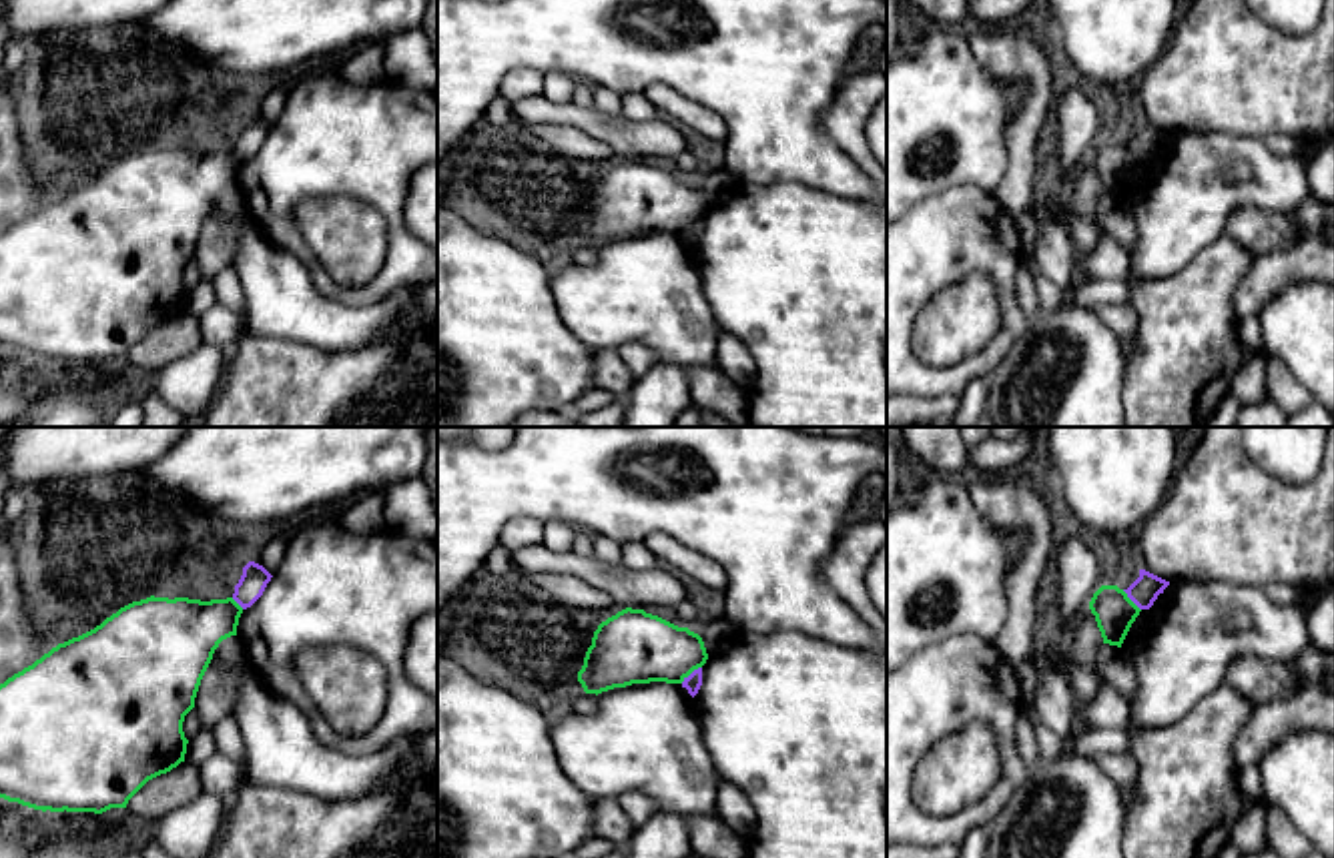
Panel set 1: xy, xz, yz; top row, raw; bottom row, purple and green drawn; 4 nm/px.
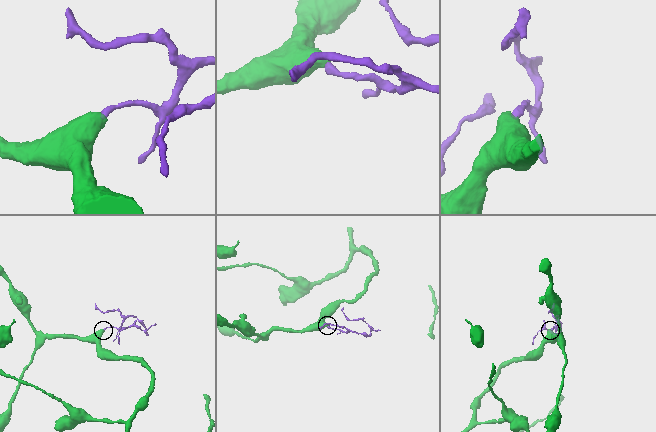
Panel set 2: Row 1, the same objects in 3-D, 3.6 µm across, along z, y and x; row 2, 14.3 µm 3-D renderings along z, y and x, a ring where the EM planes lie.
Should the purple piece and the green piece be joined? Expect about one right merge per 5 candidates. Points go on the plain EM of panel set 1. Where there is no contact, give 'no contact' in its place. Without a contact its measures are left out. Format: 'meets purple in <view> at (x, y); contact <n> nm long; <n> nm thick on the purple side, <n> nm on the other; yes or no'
meets purple in xz at (693, 223); contact 110 nm long; 70 nm thick on the purple side, 280 nm on the other; no

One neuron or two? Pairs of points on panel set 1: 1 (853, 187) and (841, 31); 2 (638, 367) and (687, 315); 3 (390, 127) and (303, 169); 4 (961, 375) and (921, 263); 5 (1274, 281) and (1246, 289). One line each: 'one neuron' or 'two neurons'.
1: one neuron
2: two neurons
3: one neuron
4: one neuron
5: one neuron

